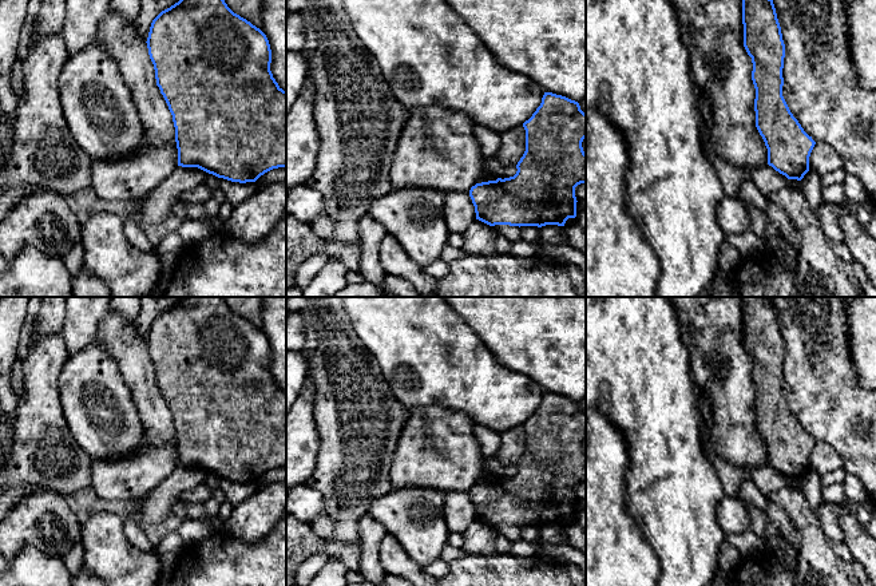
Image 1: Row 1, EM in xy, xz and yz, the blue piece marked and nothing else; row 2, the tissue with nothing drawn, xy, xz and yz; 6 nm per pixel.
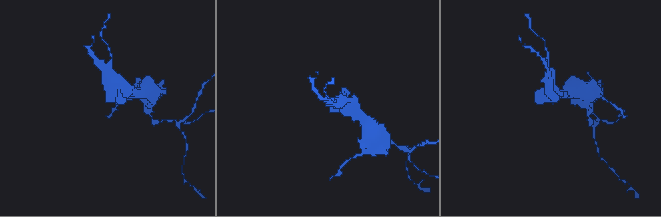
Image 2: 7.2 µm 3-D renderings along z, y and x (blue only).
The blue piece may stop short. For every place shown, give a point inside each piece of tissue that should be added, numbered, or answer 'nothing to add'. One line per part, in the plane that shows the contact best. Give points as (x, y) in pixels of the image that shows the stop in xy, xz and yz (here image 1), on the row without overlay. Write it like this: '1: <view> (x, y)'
nothing to add

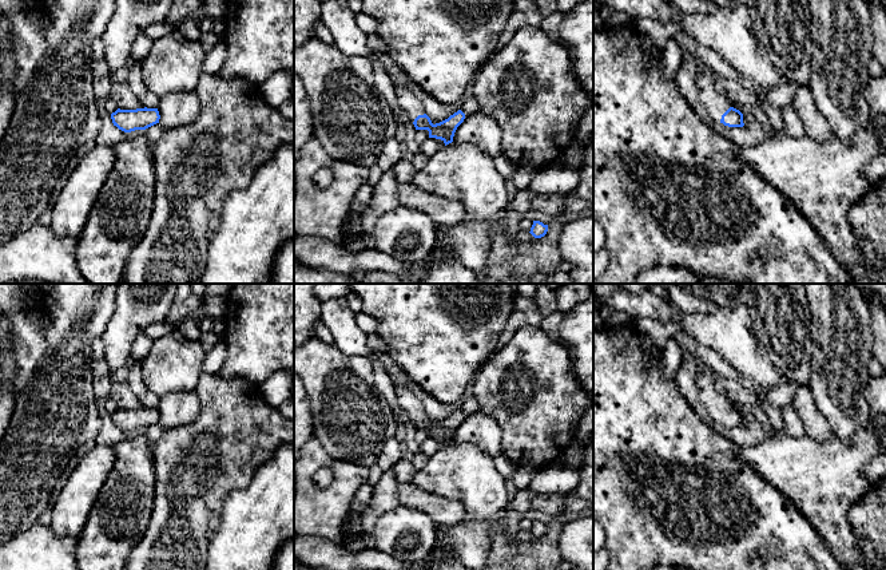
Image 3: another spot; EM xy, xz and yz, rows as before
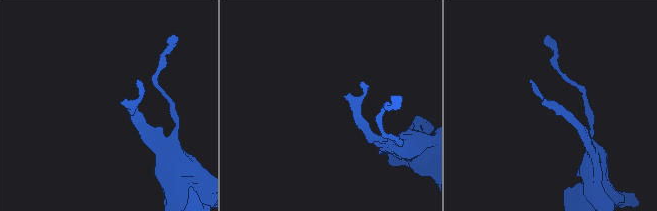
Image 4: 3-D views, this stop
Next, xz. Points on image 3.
1: xz (406, 402)

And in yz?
1: yz (710, 391)

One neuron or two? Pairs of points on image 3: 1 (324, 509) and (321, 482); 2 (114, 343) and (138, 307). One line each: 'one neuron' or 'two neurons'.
1: two neurons
2: one neuron

